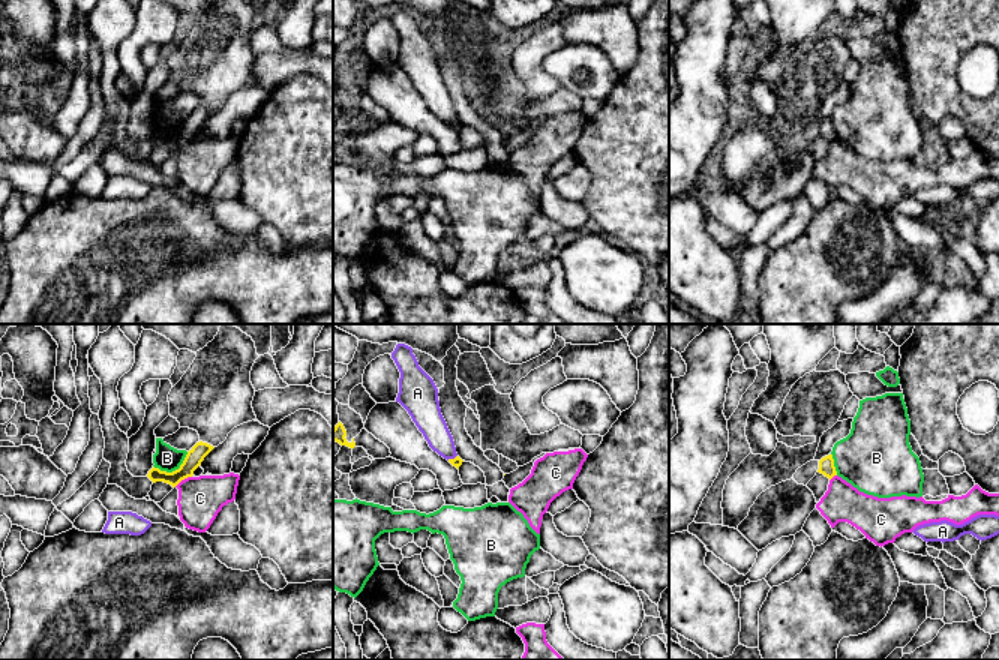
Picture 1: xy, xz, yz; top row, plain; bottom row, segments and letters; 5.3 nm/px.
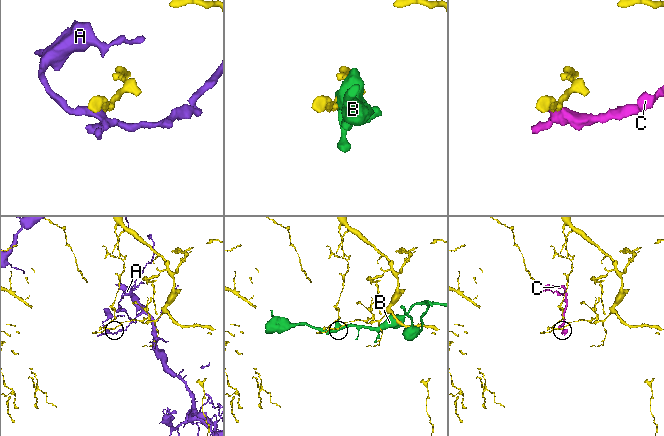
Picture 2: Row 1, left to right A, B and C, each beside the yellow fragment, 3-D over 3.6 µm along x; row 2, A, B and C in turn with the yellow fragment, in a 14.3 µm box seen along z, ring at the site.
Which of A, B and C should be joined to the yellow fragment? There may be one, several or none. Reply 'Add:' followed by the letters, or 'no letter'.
Add: no letter

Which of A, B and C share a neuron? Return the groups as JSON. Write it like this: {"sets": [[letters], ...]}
{"sets": [["A"], ["B"], ["C"]]}

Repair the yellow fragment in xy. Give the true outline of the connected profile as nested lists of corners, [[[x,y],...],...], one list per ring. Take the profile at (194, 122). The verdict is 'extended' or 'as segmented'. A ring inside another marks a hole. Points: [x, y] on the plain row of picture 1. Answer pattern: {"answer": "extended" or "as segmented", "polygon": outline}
{"answer": "as segmented", "polygon": [[[196,106],[186,118],[183,128],[178,134],[172,136],[160,135],[159,132],[152,132],[147,141],[156,147],[164,146],[176,152],[182,144],[192,141],[194,135],[201,129],[204,122],[213,114],[214,111],[207,106]]]}

